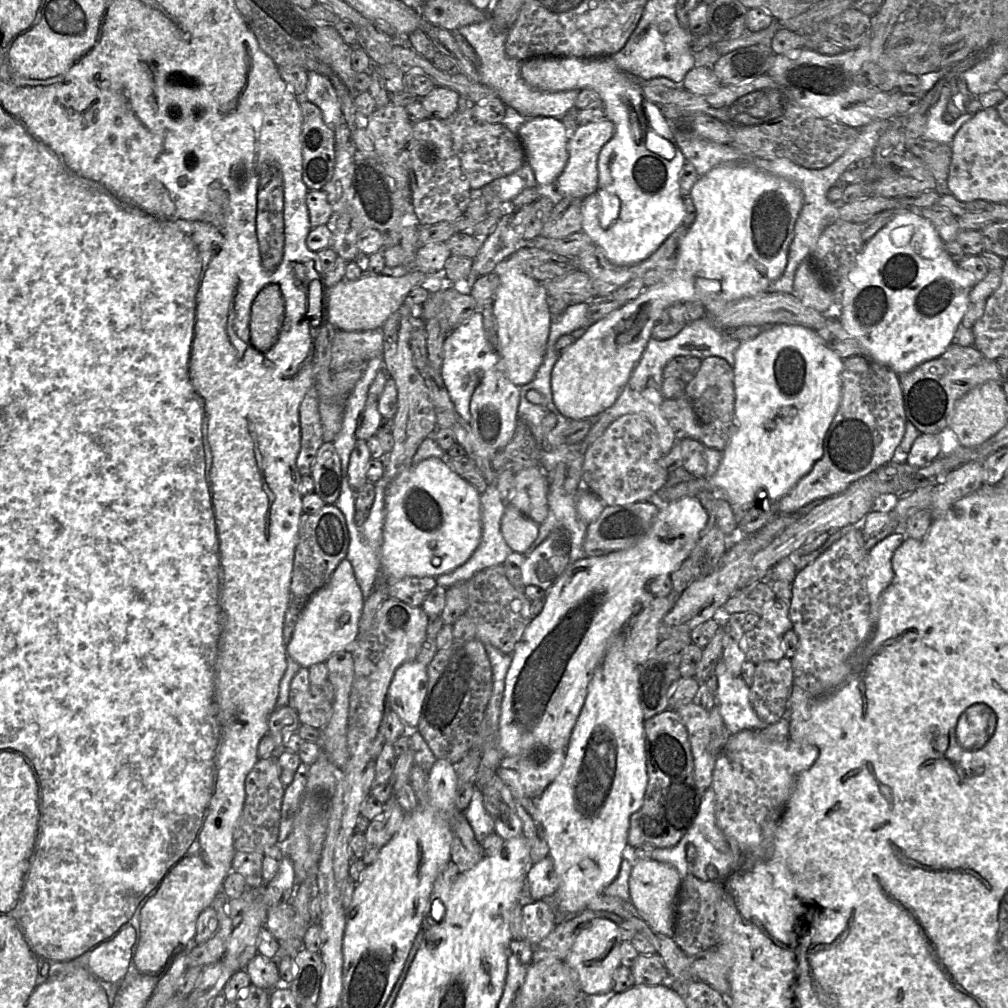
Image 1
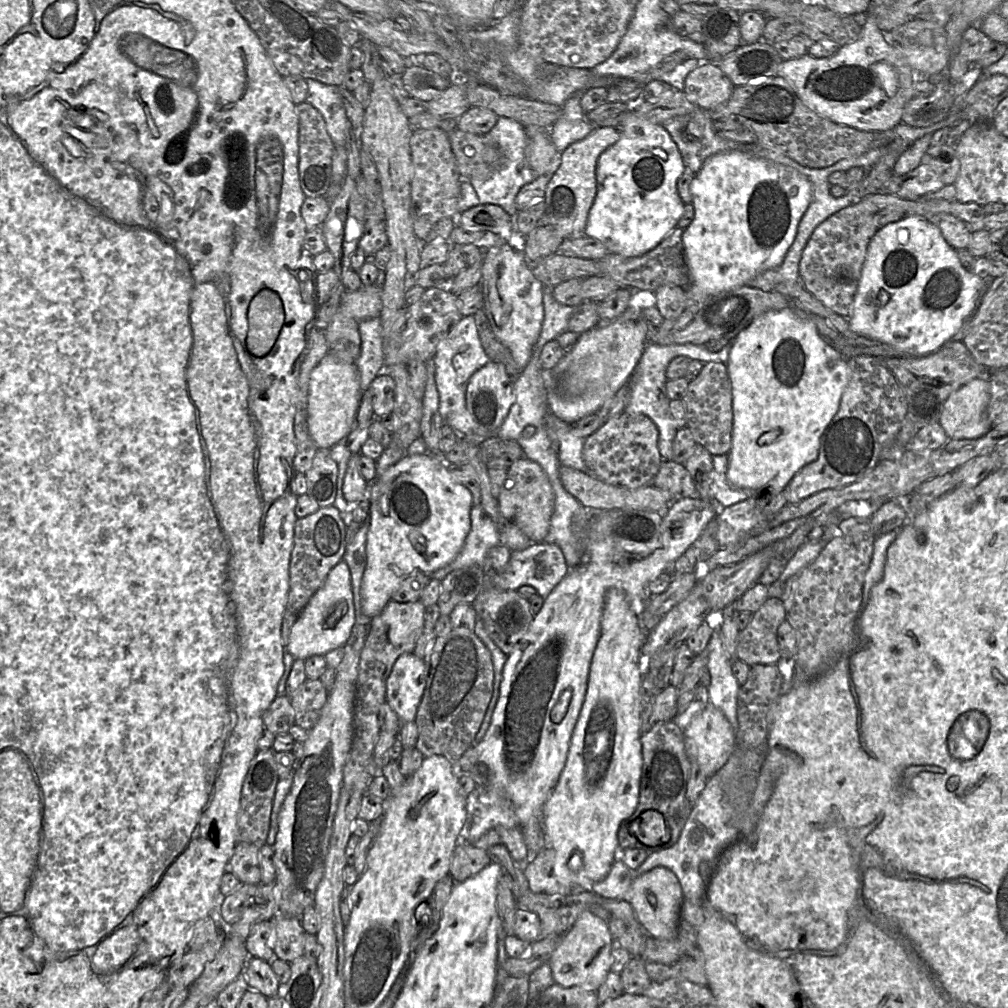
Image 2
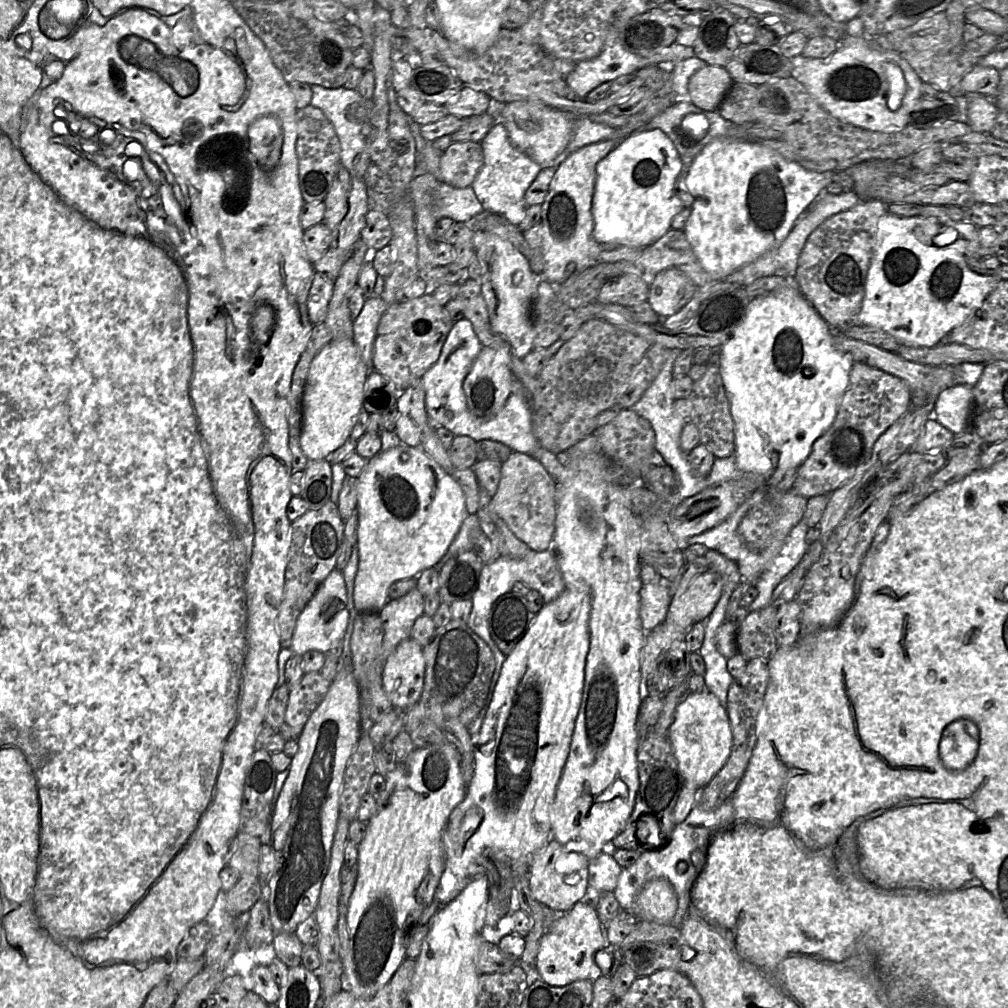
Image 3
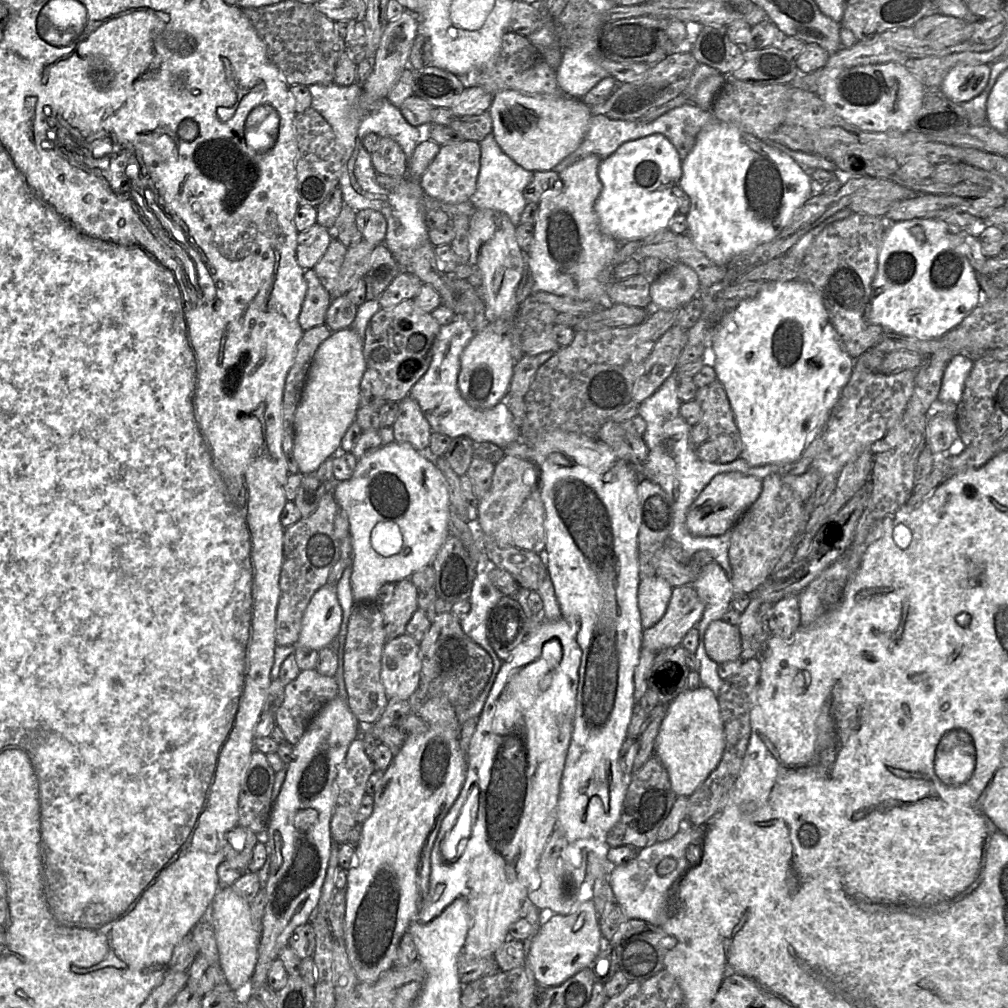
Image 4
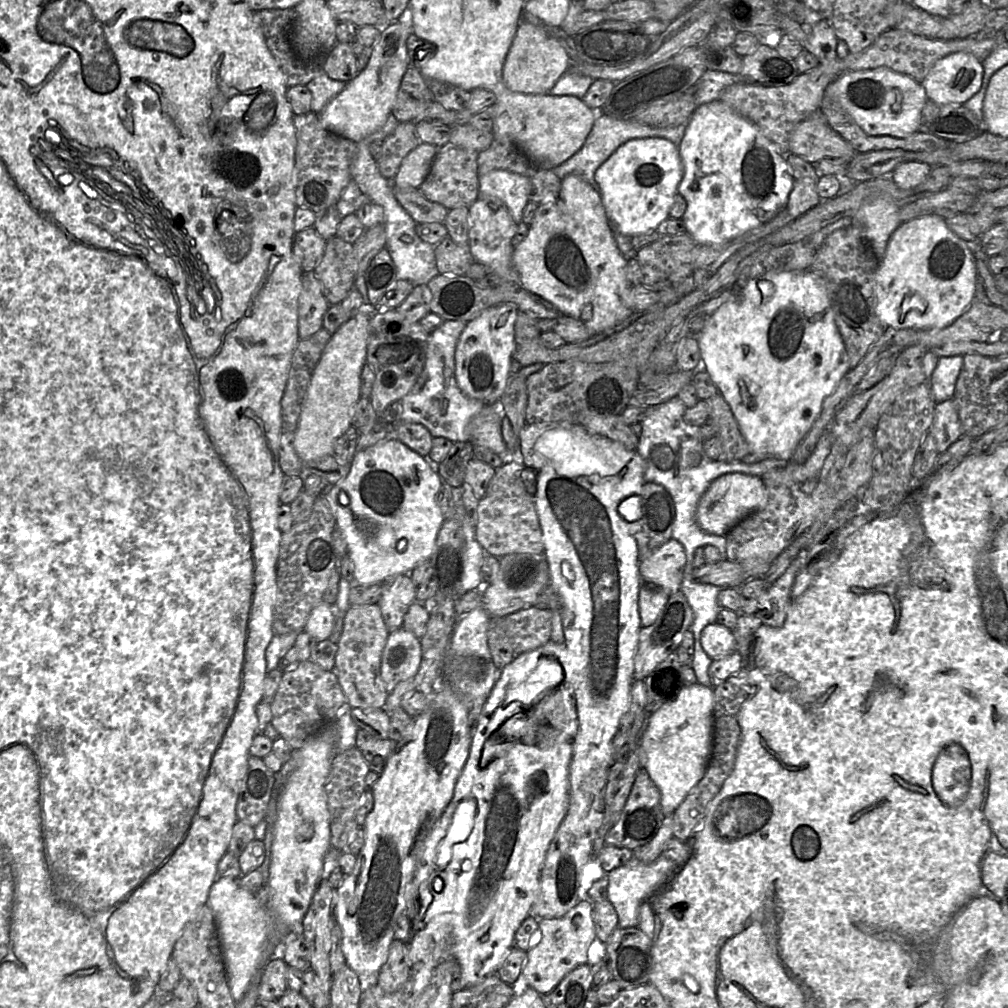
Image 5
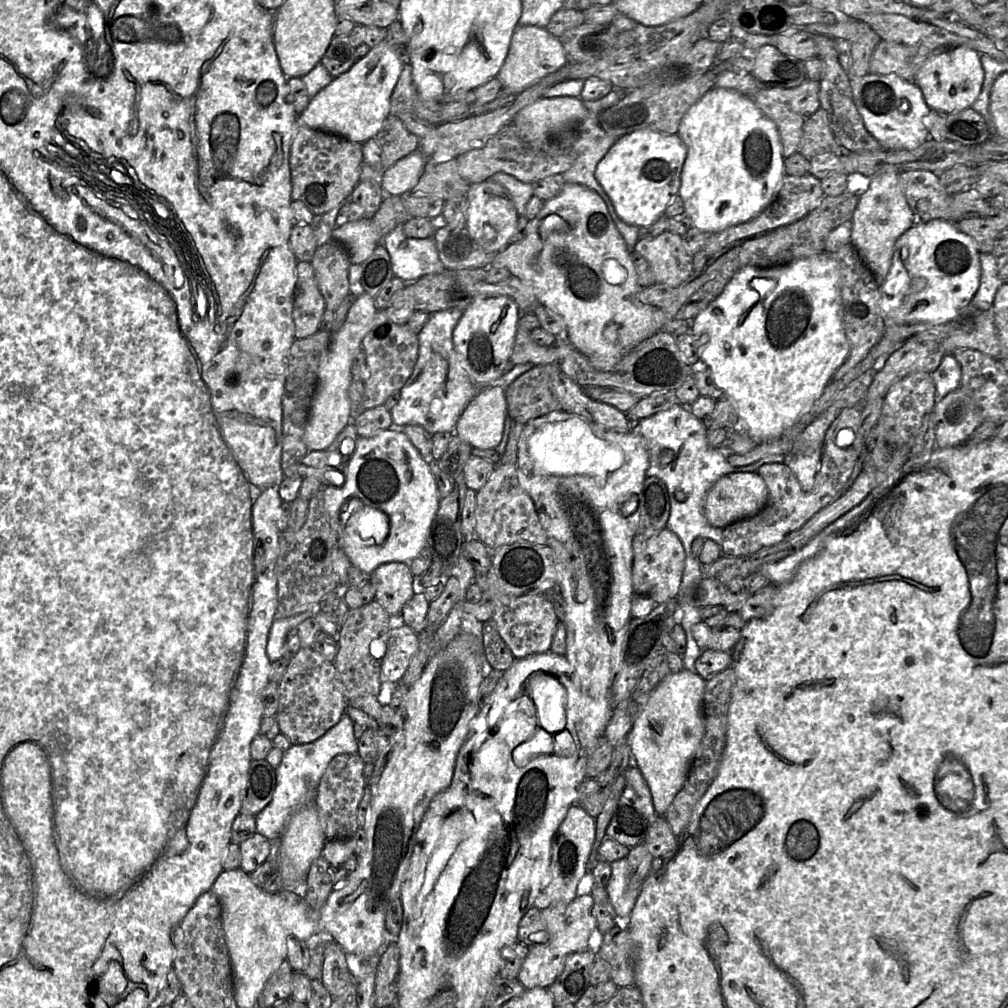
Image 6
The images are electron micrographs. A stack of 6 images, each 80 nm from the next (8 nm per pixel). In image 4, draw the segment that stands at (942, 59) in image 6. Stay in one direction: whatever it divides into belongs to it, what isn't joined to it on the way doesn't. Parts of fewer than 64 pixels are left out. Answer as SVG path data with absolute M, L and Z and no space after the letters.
M990 64L956 65L948 72L939 90L949 100L962 104L985 89L990 72Z

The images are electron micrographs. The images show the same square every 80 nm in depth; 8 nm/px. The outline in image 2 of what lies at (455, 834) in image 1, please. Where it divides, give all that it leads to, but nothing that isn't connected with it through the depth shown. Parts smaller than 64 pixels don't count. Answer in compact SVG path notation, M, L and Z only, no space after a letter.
M460 841L454 848L449 875L455 882L462 882L478 874L492 863L487 851L468 841Z

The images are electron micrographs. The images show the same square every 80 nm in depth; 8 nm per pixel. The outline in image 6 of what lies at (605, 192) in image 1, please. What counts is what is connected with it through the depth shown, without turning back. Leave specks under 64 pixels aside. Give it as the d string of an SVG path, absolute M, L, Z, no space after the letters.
M639 130L617 139L598 163L595 178L608 195L620 219L627 224L647 228L664 215L666 207L678 194L686 156L687 147L679 135L664 134L654 130Z

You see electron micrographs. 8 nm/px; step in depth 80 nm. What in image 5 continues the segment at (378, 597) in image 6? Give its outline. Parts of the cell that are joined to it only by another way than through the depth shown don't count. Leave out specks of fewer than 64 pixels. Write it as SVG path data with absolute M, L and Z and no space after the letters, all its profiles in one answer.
M409 574L393 577L384 583L378 605L389 631L403 627L403 619L410 605L415 602L417 586Z

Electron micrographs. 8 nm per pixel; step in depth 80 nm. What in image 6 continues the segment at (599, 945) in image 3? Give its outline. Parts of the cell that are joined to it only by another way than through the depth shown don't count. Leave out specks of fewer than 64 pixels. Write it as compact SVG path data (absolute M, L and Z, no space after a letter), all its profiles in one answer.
M591 895L577 896L566 905L550 905L541 911L541 916L547 927L549 939L529 948L517 977L525 989L548 988L554 983L562 973L569 954L589 949L590 936L597 927Z

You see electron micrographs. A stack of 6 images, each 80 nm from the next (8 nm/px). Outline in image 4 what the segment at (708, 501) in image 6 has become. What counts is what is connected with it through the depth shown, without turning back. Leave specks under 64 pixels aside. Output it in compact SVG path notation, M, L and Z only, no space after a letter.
M741 473L717 474L689 508L686 516L688 530L698 536L718 536L730 531L757 500L762 484L762 480Z

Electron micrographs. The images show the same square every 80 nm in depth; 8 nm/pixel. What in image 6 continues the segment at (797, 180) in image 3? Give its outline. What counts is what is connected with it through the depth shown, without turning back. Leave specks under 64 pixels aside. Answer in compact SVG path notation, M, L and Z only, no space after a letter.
M714 86L686 112L678 135L687 147L678 194L694 228L718 233L749 221L773 202L786 175L784 156L777 126L761 112L751 96Z

